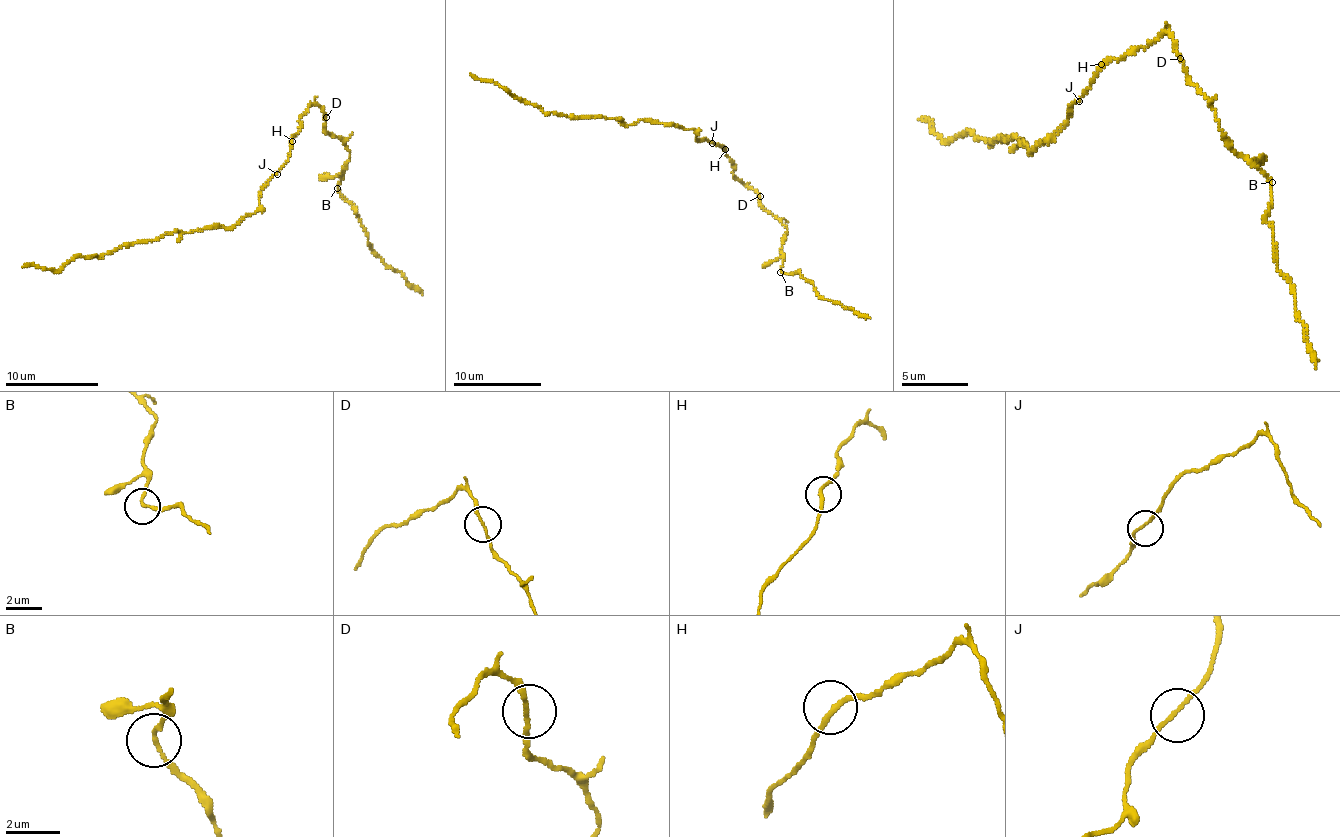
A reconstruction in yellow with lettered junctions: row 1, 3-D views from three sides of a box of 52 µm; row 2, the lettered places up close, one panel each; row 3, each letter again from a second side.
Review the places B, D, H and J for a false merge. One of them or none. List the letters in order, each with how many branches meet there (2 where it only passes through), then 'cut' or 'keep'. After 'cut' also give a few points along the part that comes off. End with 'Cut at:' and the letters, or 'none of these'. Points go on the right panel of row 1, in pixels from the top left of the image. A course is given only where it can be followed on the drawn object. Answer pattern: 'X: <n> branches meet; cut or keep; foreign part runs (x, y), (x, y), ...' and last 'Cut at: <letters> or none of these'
B: 2 branches meet; keep
D: 2 branches meet; keep
H: 2 branches meet; keep
J: 2 branches meet; keep
Cut at: none of these

